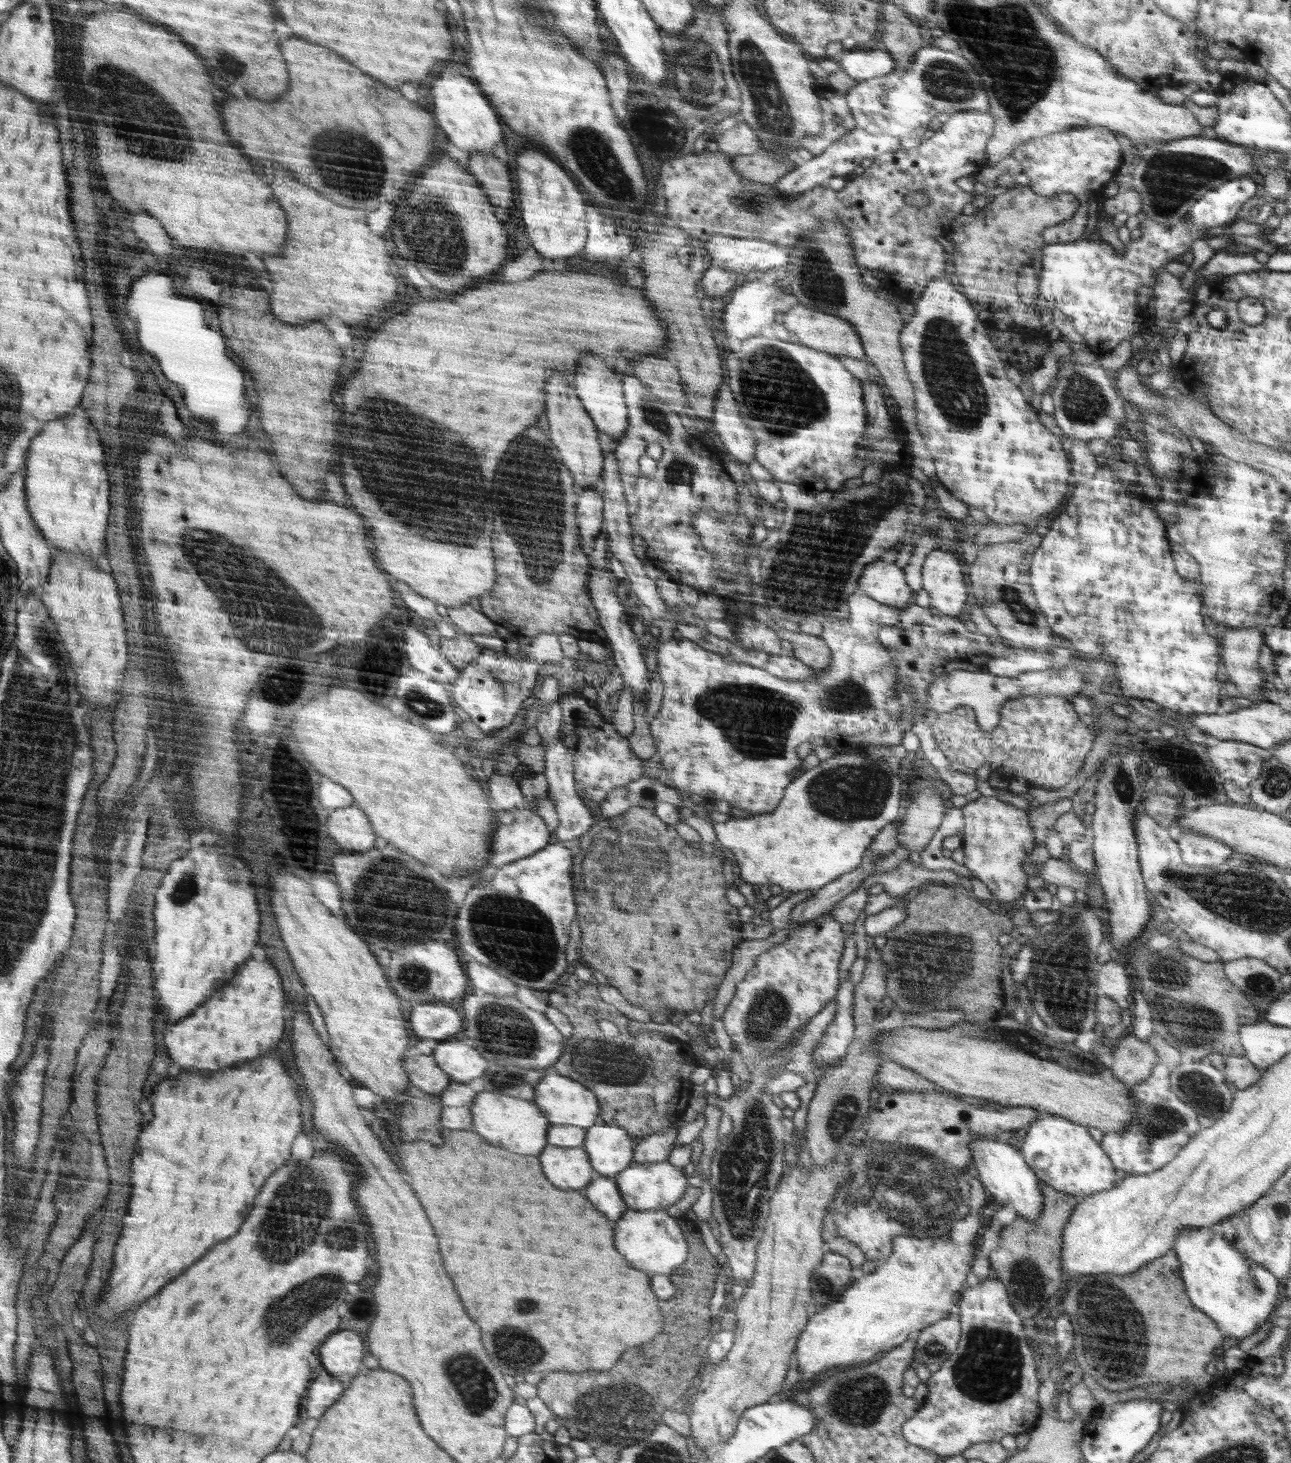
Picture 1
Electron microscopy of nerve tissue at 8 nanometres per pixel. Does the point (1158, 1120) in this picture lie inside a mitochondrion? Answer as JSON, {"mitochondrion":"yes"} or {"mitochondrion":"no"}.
{"mitochondrion":"yes"}

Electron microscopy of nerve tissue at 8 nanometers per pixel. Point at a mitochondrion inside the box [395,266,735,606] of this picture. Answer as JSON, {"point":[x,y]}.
{"point":[530,487]}

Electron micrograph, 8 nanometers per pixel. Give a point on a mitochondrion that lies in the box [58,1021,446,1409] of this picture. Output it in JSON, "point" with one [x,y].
{"point":[282,1236]}

